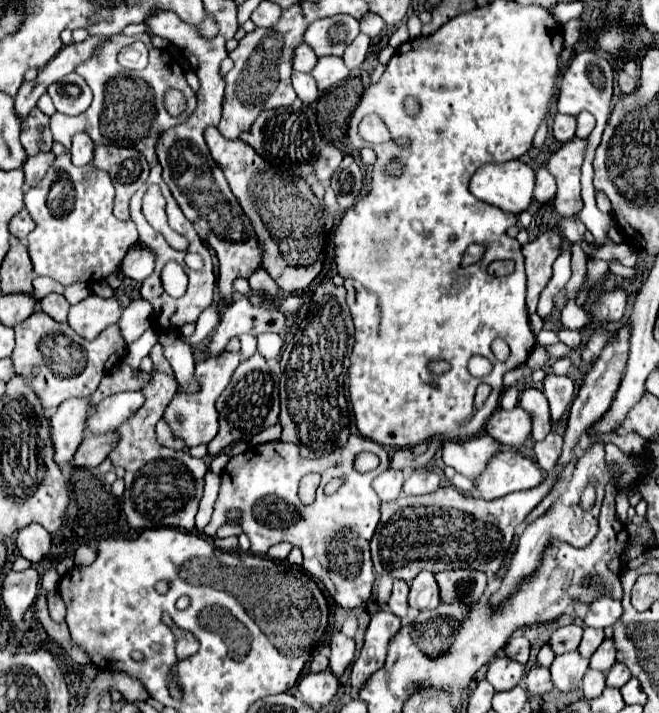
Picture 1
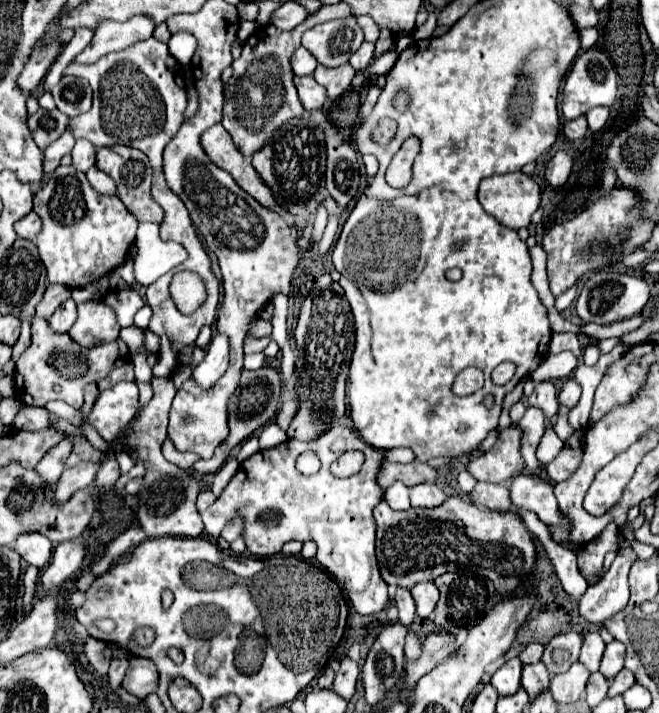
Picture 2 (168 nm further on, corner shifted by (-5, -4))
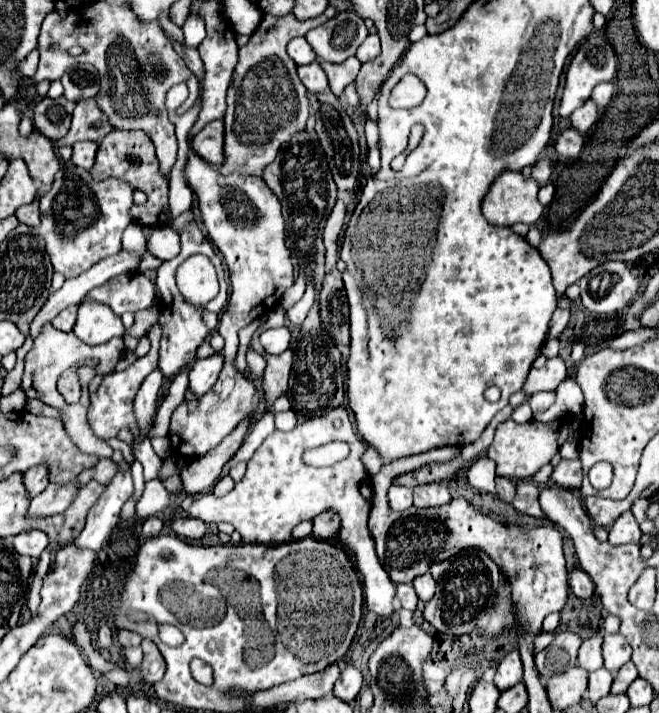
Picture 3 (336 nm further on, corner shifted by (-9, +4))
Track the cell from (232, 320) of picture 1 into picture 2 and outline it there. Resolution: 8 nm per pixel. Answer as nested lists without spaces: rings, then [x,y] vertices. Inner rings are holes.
[[[217,333],[213,337],[213,341],[209,343],[209,351],[207,351],[205,359],[193,369],[191,379],[201,389],[209,389],[227,371],[227,363],[229,363],[229,339],[225,335]]]

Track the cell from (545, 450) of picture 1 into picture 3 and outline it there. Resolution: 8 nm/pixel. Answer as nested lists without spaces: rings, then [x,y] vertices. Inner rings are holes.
[[[561,459],[559,465],[555,467],[551,479],[555,481],[555,485],[565,487],[565,489],[579,489],[581,487],[581,479],[583,479],[583,471],[581,471],[581,461],[579,459]]]

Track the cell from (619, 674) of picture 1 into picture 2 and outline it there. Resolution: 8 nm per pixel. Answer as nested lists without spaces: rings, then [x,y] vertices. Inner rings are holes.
[[[623,669],[621,673],[617,673],[617,677],[611,681],[611,687],[609,687],[609,697],[615,697],[615,695],[623,695],[631,685],[635,683],[635,675],[629,671],[629,669]]]

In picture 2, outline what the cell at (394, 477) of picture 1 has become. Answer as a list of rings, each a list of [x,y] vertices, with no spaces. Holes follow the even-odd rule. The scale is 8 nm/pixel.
[[[393,483],[387,491],[385,491],[385,497],[387,505],[395,511],[407,511],[411,505],[409,505],[409,489],[403,485],[403,483]]]

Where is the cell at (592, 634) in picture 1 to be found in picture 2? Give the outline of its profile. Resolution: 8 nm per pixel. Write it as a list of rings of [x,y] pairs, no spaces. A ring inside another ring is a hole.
[[[587,633],[585,639],[583,639],[583,647],[581,647],[579,661],[591,673],[595,673],[595,671],[599,671],[599,661],[601,661],[603,649],[605,649],[605,641],[601,639],[601,635],[599,633]]]

